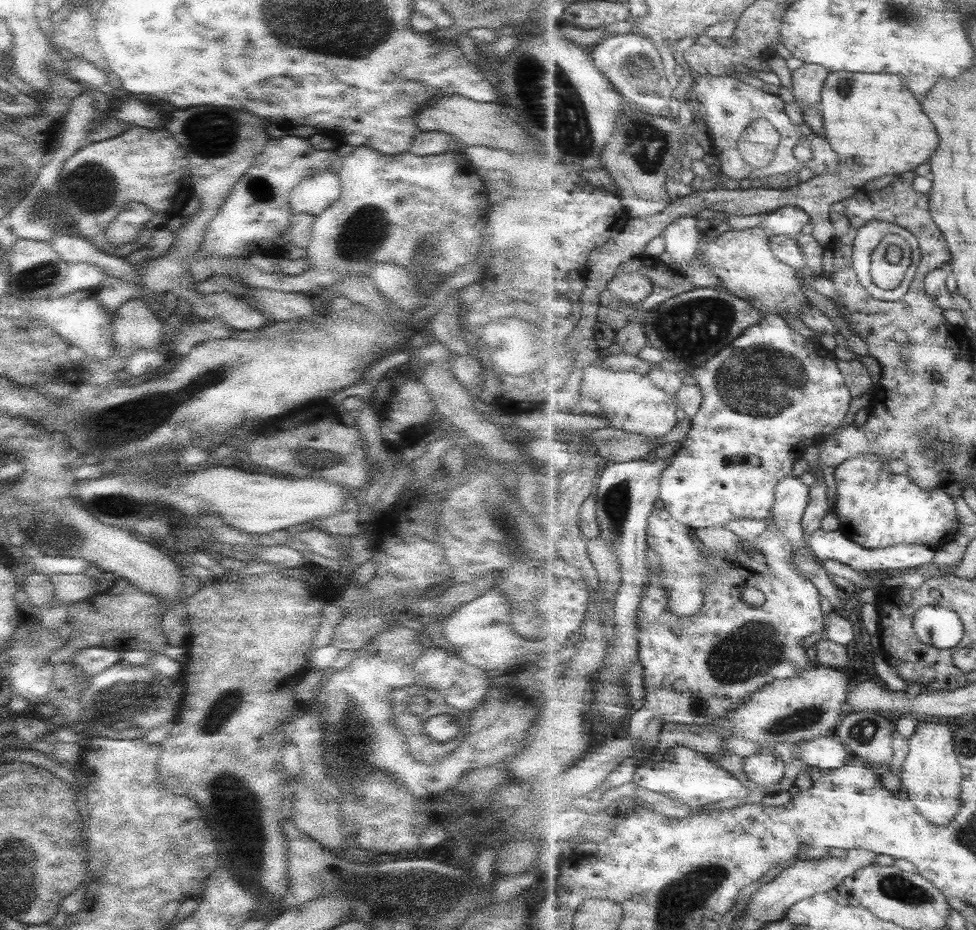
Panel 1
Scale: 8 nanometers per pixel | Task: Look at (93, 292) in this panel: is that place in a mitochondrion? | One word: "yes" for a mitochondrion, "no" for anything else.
no

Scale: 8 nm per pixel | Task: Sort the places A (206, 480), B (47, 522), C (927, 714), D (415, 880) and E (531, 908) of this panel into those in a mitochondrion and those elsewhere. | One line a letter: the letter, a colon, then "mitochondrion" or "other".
A: other
B: mitochondrion
C: other
D: mitochondrion
E: other

